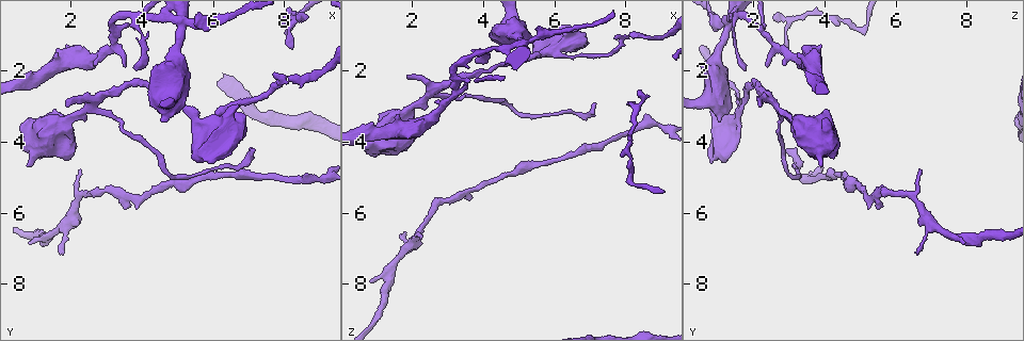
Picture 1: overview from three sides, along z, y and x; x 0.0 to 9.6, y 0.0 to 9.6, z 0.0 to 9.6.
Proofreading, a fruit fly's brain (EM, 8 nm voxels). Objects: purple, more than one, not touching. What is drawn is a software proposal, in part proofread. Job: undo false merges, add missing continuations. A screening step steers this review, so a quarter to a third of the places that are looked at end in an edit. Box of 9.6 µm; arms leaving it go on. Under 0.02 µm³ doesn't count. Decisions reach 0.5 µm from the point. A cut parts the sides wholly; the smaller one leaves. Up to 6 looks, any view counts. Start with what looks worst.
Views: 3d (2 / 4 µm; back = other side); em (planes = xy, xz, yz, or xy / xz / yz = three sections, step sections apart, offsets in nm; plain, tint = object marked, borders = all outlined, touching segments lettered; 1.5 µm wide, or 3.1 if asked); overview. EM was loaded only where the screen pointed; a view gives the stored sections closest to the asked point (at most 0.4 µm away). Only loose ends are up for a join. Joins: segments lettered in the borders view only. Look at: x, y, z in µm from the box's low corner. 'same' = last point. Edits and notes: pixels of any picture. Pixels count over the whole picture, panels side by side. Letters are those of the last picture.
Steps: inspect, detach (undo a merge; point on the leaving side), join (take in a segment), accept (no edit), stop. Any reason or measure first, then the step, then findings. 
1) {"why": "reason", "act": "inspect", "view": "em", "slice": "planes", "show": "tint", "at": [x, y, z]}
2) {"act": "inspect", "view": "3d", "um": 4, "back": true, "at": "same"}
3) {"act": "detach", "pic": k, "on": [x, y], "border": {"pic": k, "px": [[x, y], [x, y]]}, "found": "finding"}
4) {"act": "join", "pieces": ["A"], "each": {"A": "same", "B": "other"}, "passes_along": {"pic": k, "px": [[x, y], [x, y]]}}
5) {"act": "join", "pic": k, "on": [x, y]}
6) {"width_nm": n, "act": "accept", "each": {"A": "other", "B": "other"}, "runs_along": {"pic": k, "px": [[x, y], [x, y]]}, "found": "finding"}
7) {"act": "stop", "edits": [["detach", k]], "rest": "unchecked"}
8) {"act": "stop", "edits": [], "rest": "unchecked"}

{"why": "four arms meet", "act": "inspect", "view": "em", "slice": "yz", "step": 8, "show": "borders", "at": [5.10, 0.65, 1.25]}

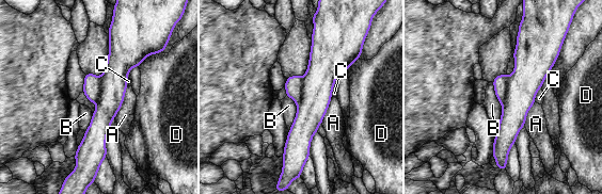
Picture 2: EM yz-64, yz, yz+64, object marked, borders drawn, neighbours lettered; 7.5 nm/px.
{"longest_contact_nm": ["A", 280], "act": "detach", "pic": 2, "on": [501, 82], "each": {"A": "other", "B": "other", "C": "other", "D": "other"}, "border": {"pic": 2, "px": [[508, 78], [506, 101], [503, 107]]}, "found": "two neurons meet here"}

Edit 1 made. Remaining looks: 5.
{"act": "inspect", "view": "overview"}

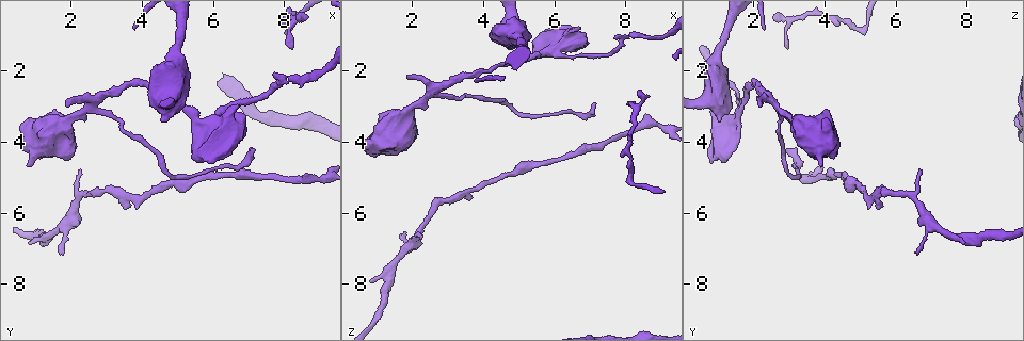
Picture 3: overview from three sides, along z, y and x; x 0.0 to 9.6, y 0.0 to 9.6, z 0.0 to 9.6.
{"why": "tapers out", "act": "inspect", "view": "3d", "um": 2, "back": true, "at": [1.85, 2.90, 2.20]}

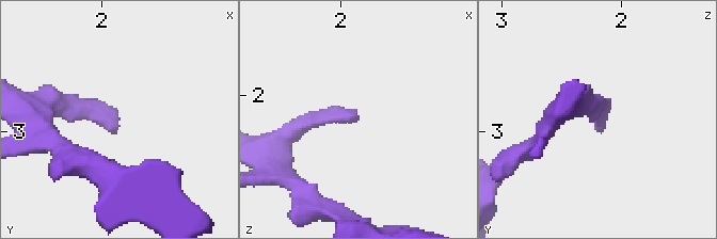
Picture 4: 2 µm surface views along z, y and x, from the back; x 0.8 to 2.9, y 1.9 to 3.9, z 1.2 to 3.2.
{"act": "inspect", "view": "em", "slice": "xy", "step": 4, "show": "borders", "at": [1.86, 2.92, 2.16]}

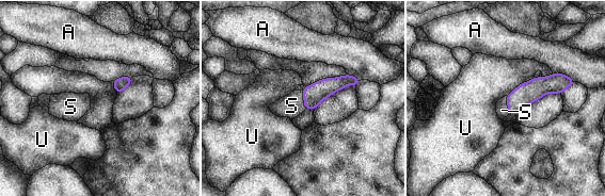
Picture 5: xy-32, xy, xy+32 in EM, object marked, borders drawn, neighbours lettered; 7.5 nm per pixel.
{"width_nm": 160, "longest_contact_nm": ["U", 260], "act": "join", "pieces": ["S"], "each": {"A": "other", "S": "same", "U": "other"}, "found": "the neuron continues"}

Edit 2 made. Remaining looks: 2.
{"act": "stop", "edits": [["detach", 2], ["join", 5]], "rest": "unchecked"}

